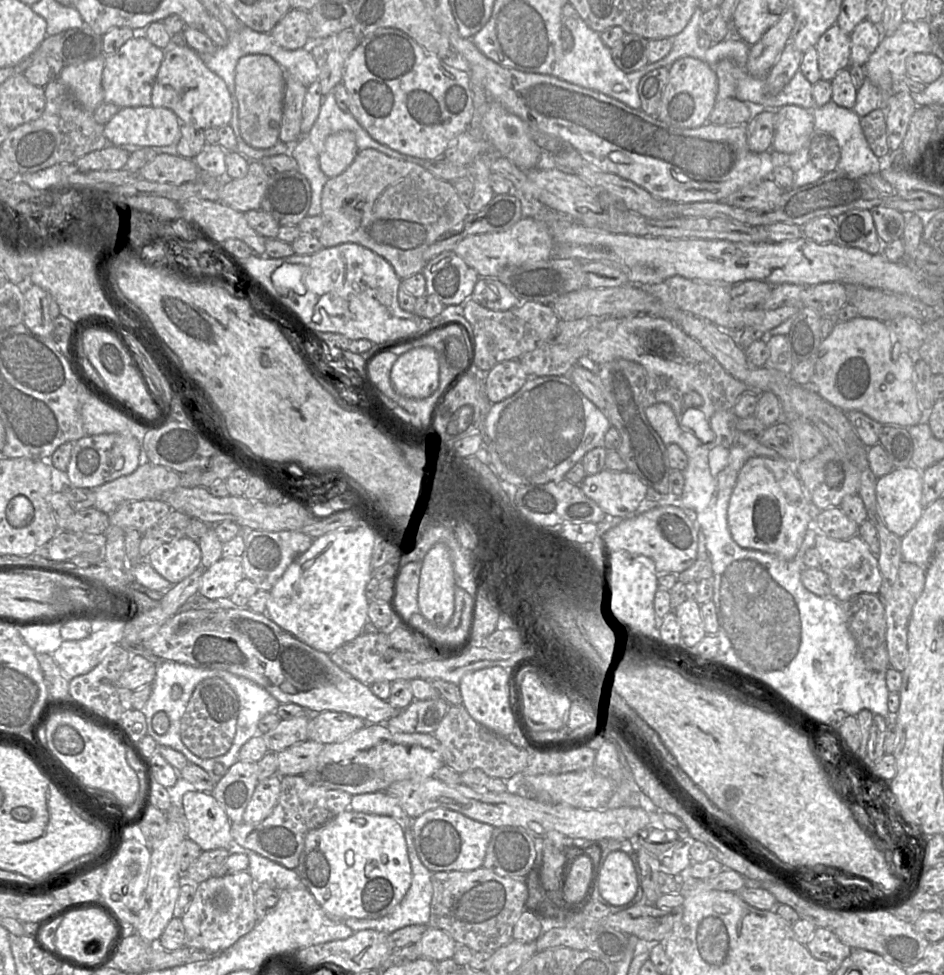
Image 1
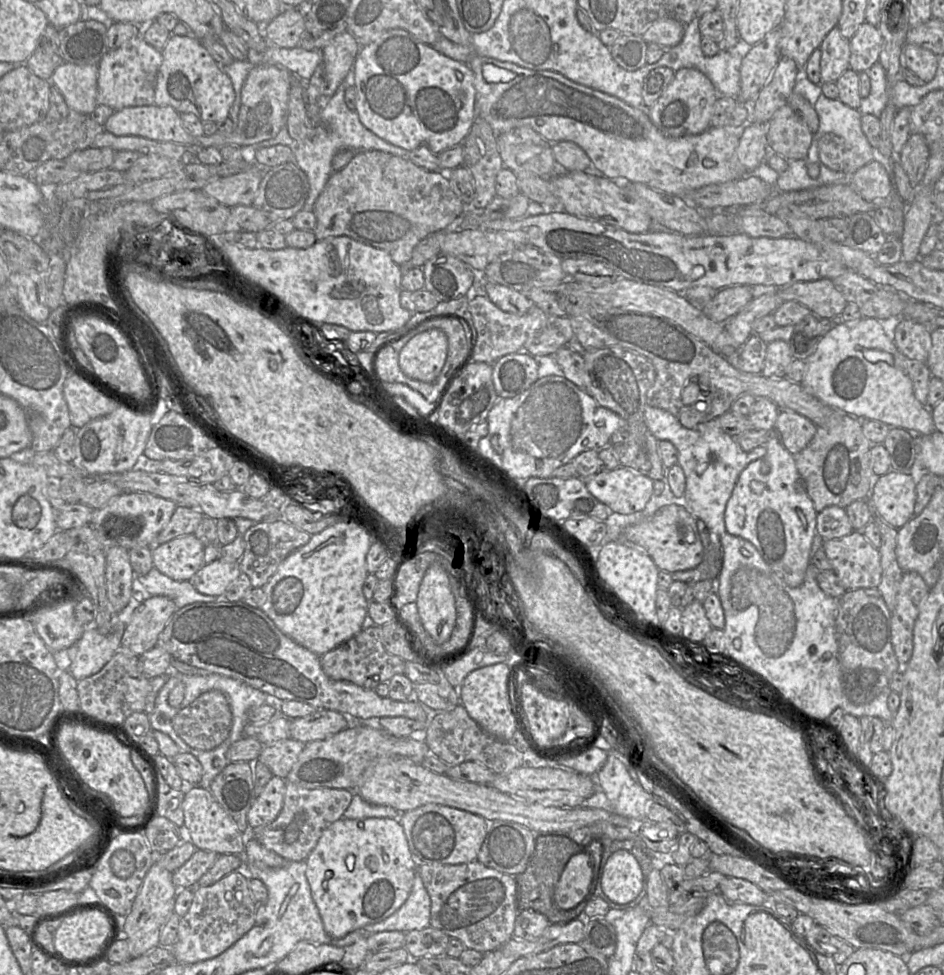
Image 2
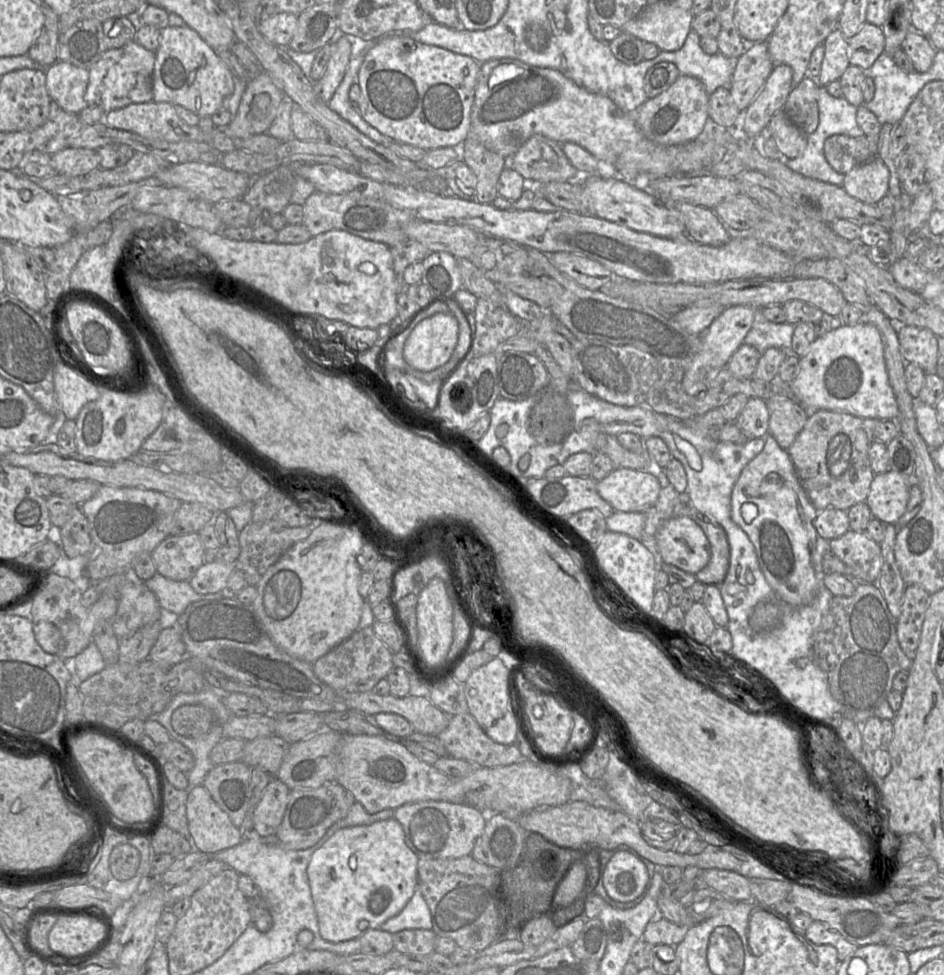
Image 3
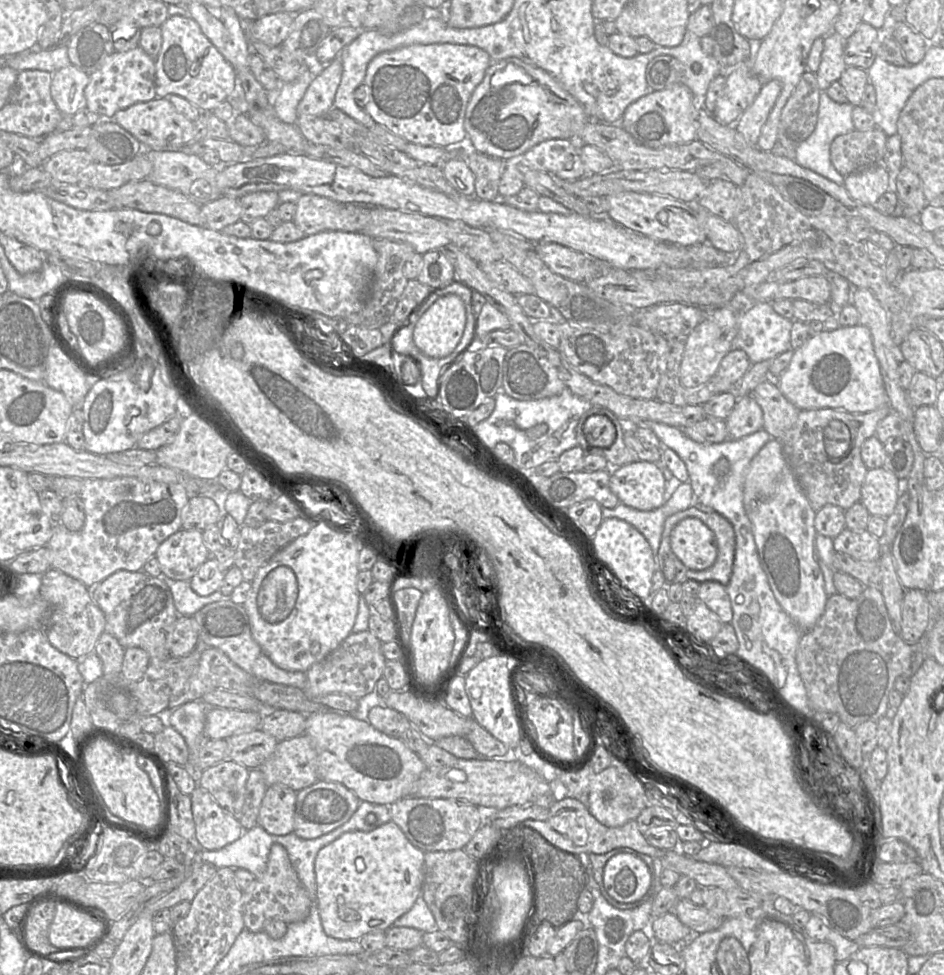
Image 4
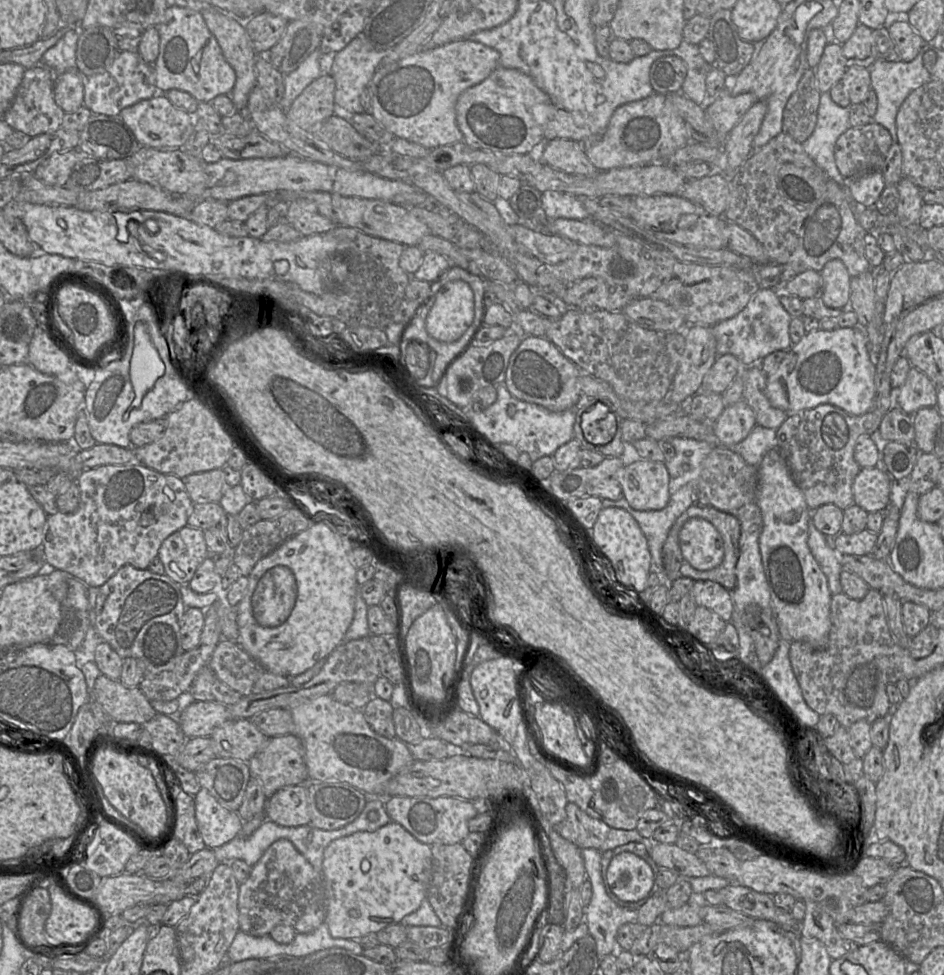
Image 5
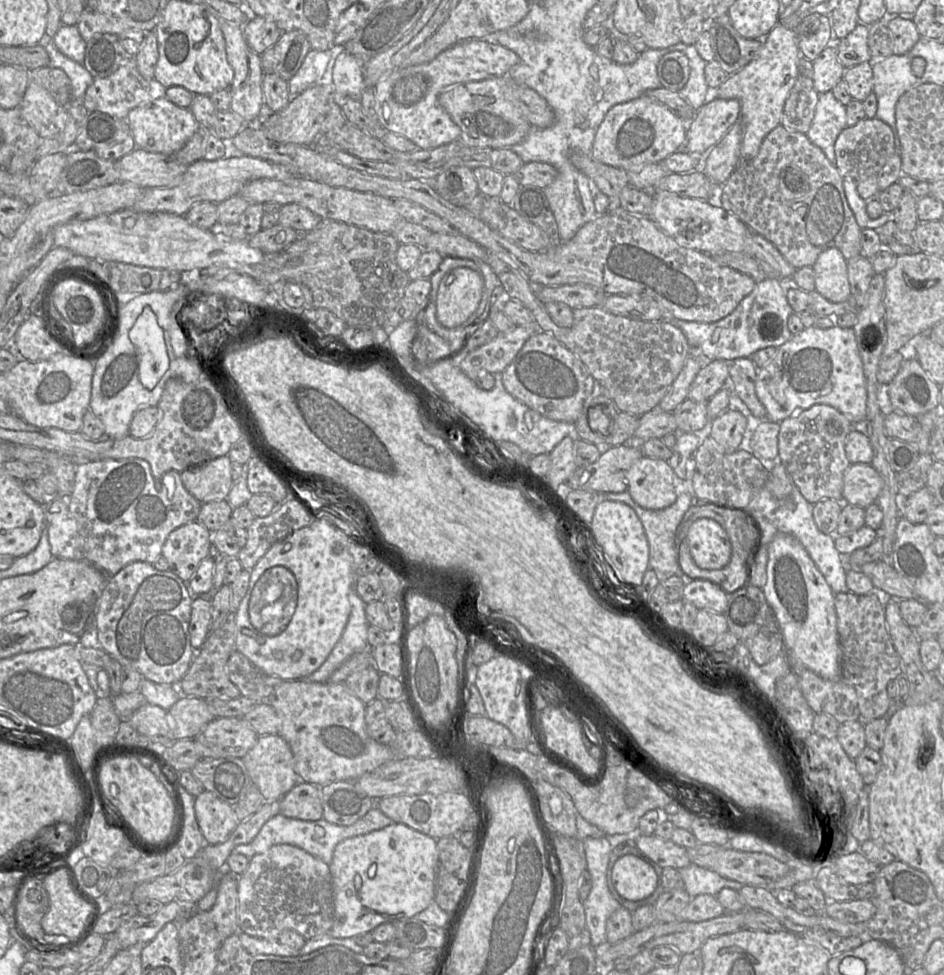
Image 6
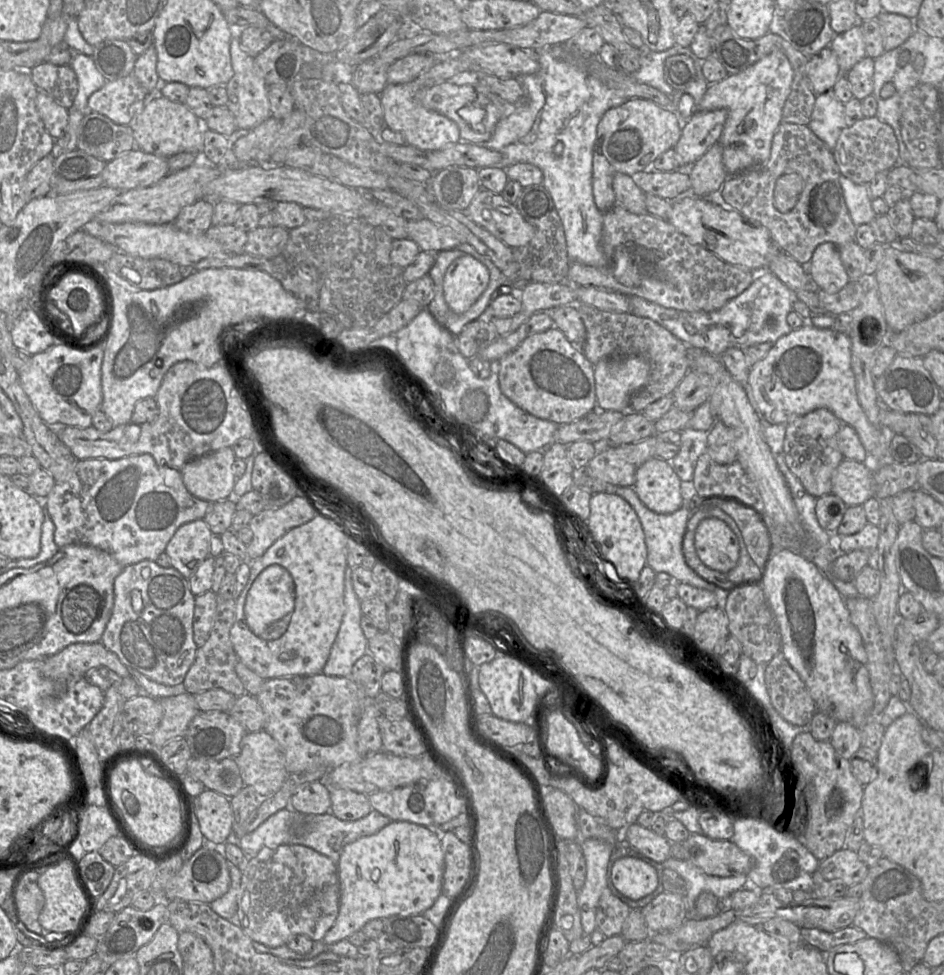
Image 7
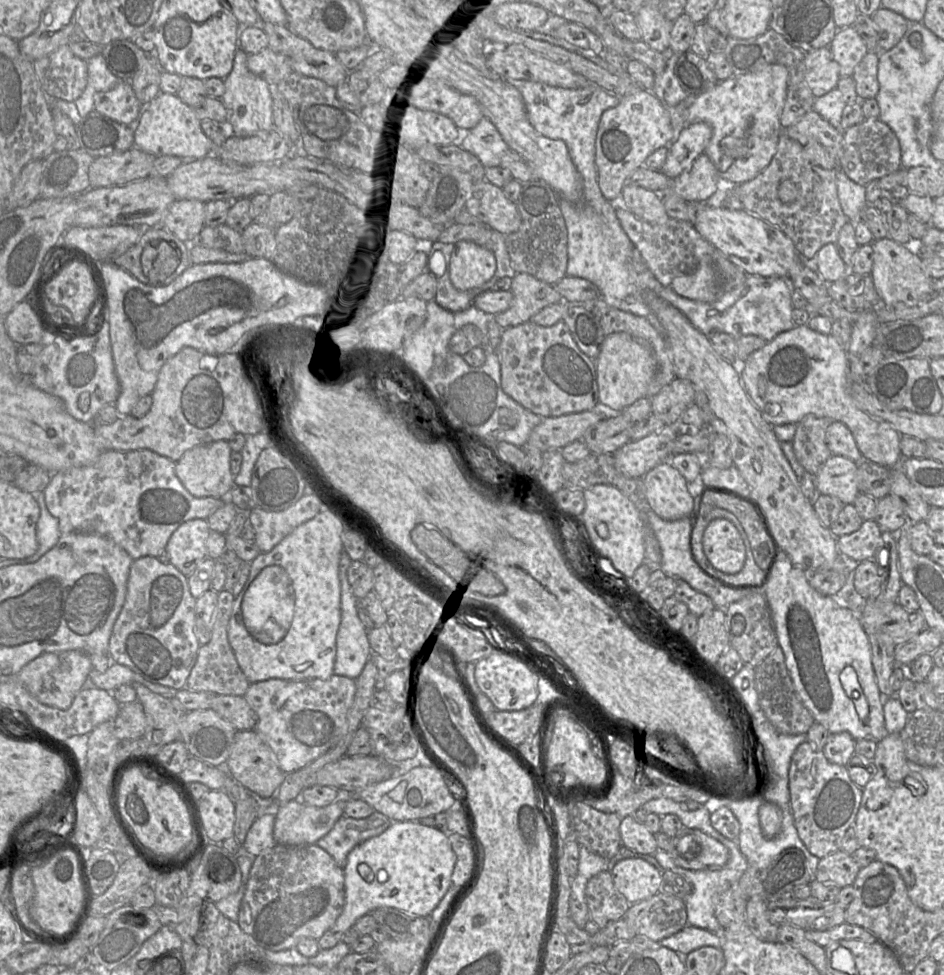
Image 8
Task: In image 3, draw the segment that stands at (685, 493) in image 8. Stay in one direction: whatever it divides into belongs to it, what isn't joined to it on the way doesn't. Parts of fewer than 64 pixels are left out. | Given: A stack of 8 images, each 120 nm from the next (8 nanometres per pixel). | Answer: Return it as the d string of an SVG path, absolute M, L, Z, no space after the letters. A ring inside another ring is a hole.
M651 465L649 470L614 469L605 478L597 481L596 489L614 511L645 512L656 503L661 487L657 477L652 473Z

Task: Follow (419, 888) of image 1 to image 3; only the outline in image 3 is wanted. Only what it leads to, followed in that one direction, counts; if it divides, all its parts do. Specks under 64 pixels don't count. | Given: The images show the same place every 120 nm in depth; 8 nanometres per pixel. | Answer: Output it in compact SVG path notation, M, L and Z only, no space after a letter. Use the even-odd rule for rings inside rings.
M417 886L405 907L397 915L386 920L379 929L394 934L402 930L432 930L432 928L430 909Z

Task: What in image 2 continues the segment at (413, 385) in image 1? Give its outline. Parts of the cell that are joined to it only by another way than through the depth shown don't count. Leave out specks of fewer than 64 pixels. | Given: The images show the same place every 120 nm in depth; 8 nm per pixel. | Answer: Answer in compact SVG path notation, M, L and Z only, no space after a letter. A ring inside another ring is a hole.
M434 328L411 338L400 350L398 363L403 374L413 380L433 383L447 358L448 340L441 329Z

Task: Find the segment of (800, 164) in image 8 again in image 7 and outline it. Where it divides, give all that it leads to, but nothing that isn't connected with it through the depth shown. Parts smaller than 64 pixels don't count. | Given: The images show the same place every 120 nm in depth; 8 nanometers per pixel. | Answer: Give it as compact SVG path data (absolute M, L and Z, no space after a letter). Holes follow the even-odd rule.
M781 122L773 136L769 160L765 164L729 175L723 183L722 196L744 217L765 226L780 251L807 267L820 244L831 242L841 246L856 240L857 227L844 200L840 175L833 151L808 125ZM789 173L797 173L802 177L803 190L797 204L789 212L781 213L774 205L774 189L777 180Z

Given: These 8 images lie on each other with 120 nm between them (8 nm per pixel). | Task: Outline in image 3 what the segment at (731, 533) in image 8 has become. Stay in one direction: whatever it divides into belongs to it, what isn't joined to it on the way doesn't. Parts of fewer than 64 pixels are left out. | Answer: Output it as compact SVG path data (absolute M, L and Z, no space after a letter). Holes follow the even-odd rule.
M689 516L664 521L657 531L656 542L663 562L691 574L702 570L711 557L707 536Z

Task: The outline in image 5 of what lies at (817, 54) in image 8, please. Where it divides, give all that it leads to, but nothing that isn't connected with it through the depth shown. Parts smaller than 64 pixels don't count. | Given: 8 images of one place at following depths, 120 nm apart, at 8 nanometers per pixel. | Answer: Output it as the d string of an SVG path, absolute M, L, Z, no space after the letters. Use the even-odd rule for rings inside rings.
M828 43L818 65L815 67L815 77L818 90L829 91L839 82L847 67L843 63L842 46L839 43Z

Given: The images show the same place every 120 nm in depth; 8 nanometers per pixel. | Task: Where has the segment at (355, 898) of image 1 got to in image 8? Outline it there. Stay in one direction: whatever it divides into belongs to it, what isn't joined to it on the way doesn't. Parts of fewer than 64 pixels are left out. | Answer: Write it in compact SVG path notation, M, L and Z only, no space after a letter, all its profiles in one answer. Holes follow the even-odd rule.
M393 821L381 835L356 846L347 856L343 868L345 903L335 923L318 939L320 949L333 948L357 919L379 907L393 907L406 913L429 917L452 885L451 875L456 863L448 835L443 831L413 821Z

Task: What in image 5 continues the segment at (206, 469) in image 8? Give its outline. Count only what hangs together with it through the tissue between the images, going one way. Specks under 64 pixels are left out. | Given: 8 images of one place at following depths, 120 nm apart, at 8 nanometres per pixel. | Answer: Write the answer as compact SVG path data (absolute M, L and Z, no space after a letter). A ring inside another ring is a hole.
M222 469L191 474L182 480L193 503L219 502L227 488Z

